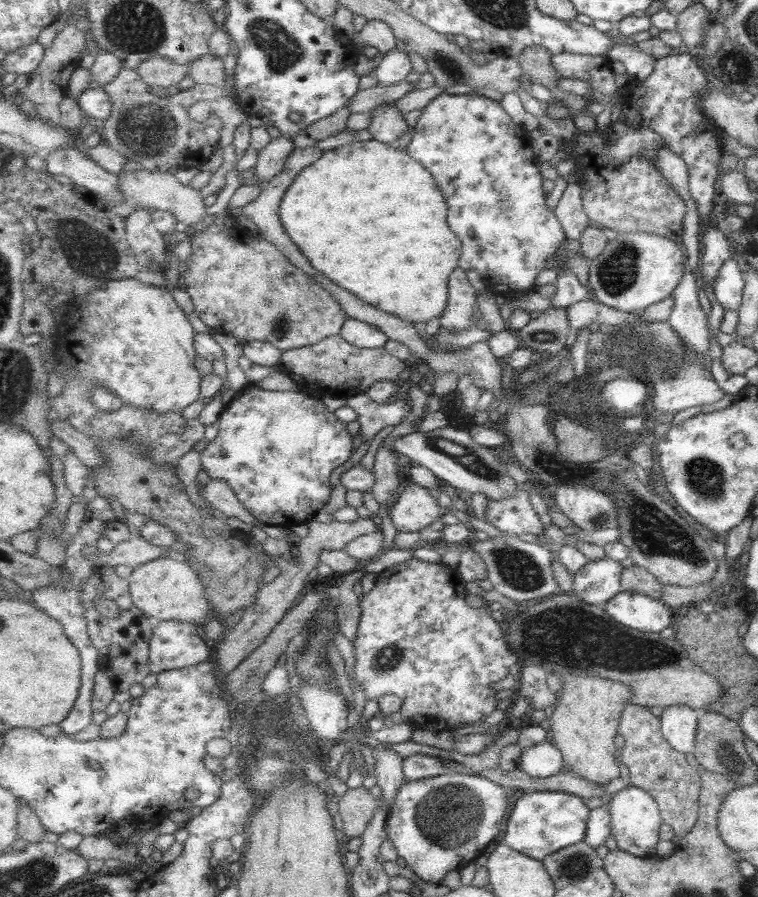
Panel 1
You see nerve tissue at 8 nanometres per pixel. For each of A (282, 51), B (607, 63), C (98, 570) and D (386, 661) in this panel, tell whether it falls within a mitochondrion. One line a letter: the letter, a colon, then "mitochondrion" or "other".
A: mitochondrion
B: other
C: other
D: mitochondrion

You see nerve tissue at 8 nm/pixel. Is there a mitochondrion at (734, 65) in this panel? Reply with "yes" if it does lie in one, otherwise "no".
yes

